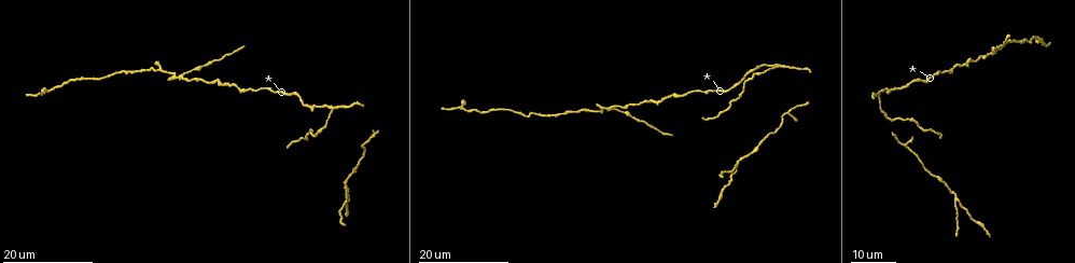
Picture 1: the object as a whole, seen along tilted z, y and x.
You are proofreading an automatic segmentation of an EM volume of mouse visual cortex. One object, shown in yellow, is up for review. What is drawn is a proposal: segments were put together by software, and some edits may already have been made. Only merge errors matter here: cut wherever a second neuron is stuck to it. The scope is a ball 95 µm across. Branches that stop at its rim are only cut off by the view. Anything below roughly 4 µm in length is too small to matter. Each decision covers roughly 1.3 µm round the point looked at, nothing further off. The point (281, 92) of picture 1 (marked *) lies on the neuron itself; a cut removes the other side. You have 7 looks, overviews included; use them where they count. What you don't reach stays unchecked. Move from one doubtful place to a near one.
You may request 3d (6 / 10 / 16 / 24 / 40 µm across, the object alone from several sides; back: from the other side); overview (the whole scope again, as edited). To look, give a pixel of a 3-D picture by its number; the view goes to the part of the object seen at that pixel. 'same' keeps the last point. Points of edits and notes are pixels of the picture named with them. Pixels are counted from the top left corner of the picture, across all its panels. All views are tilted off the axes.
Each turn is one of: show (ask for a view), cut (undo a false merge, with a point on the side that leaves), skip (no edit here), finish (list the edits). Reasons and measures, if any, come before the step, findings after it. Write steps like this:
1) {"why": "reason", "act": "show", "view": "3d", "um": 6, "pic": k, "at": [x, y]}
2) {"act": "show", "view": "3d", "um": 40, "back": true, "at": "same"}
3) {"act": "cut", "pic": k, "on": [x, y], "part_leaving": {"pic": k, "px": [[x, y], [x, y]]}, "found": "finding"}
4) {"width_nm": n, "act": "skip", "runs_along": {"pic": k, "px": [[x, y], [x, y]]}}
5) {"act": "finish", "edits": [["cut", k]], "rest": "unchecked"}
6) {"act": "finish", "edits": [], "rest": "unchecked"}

{"why": "sudden change in width", "act": "show", "view": "3d", "um": 24, "pic": 1, "at": [249, 88]}

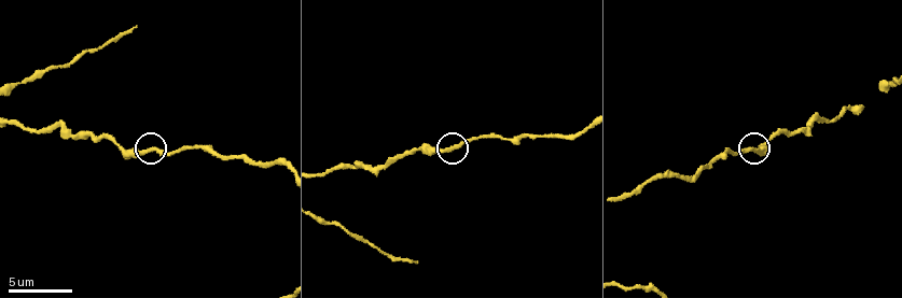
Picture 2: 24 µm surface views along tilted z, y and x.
{"act": "show", "view": "3d", "um": 6, "pic": 2, "at": [755, 151]}

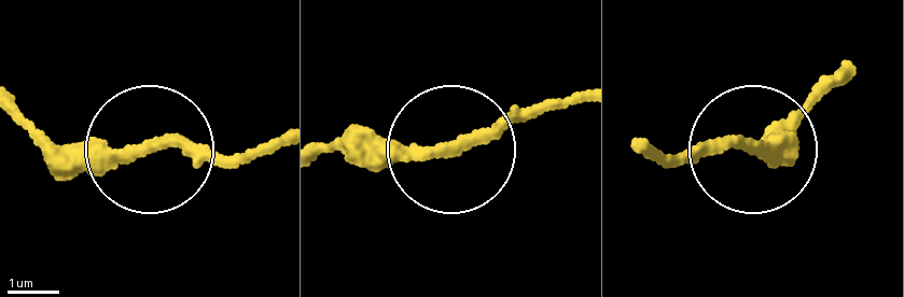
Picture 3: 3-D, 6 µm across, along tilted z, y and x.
{"act": "skip", "found": "one neuron here"}

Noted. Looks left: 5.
{"why": "side arm on a straight run", "act": "show", "view": "3d", "um": 16, "pic": 1, "at": [958, 197]}

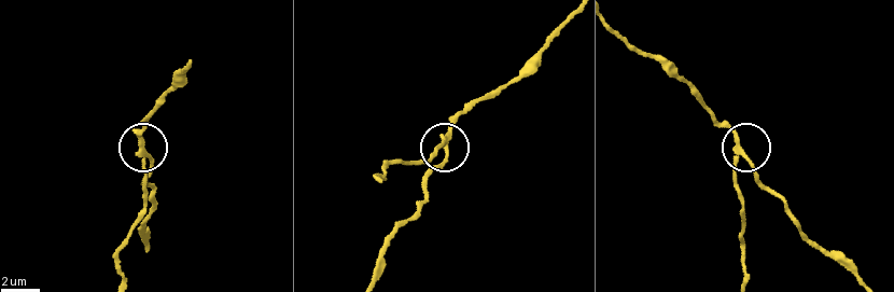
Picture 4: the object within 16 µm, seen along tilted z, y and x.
{"act": "show", "view": "3d", "um": 10, "pic": 4, "at": [146, 155]}

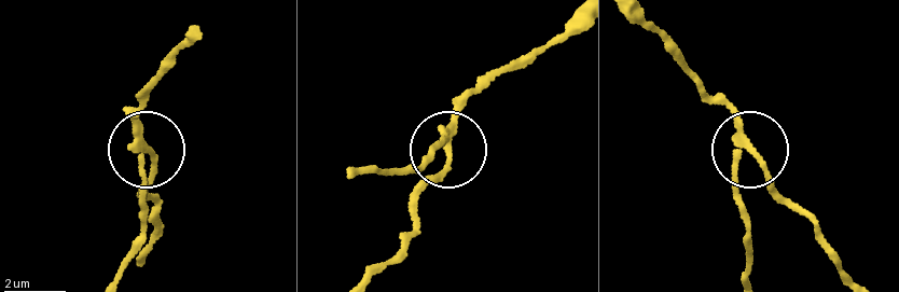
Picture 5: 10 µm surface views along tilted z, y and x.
{"width_nm": 190, "act": "skip", "found": "one neuron here"}

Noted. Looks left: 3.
{"why": "thick turns thin", "act": "show", "view": "3d", "um": 10, "pic": 2, "at": [50, 129]}

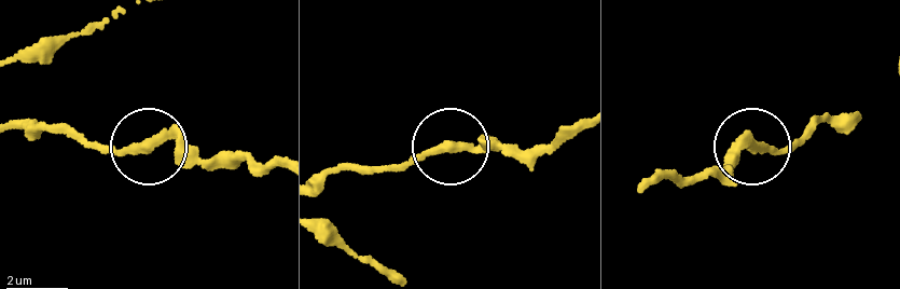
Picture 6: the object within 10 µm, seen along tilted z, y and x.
{"width_nm": 290, "act": "skip", "runs_along": {"pic": 6, "px": [[647, 187], [725, 169], [749, 141], [781, 149], [802, 140]]}, "found": "all the same neuron"}

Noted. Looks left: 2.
{"why": "branch point", "act": "show", "view": "3d", "um": 24, "pic": 1, "at": [182, 75]}

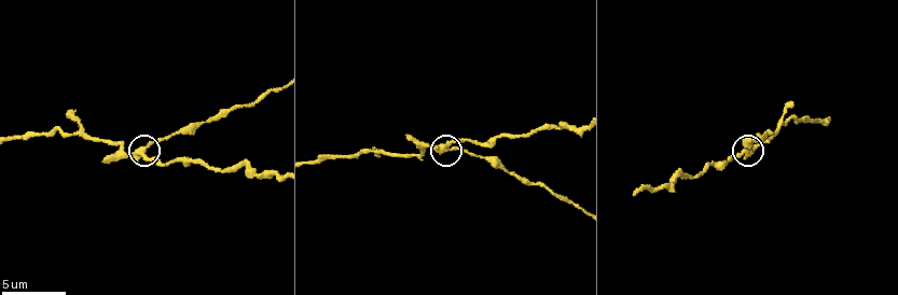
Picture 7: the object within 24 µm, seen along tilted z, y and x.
{"act": "show", "view": "3d", "um": 6, "pic": 7, "at": [143, 147]}

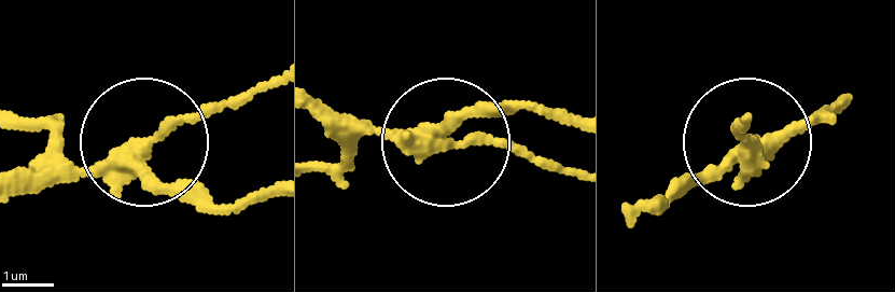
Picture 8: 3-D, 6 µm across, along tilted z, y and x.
{"act": "cut", "pic": 8, "on": [167, 117], "part_leaving": {"pic": 8, "px": [[116, 162], [275, 87]]}, "found": "two neurons meet here"}

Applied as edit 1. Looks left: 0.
{"act": "finish", "edits": [["cut", 8]], "rest": "unchecked"}

